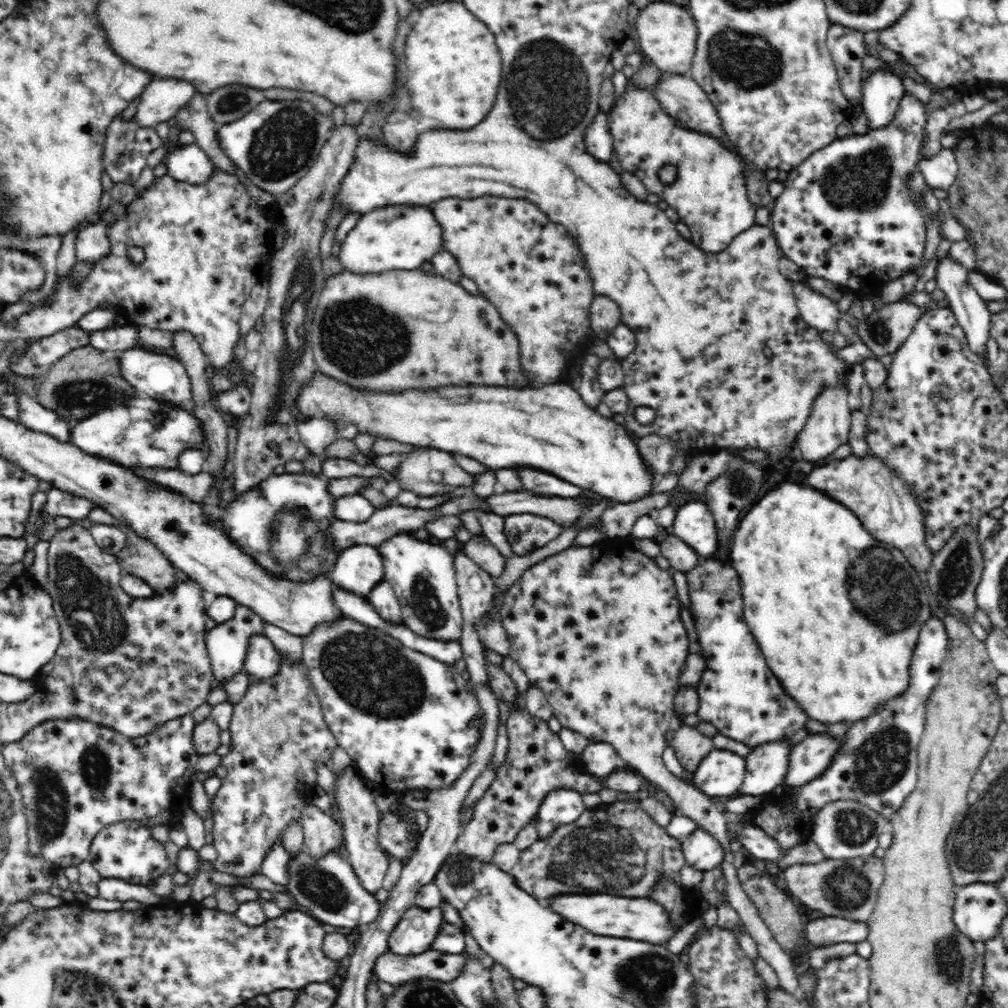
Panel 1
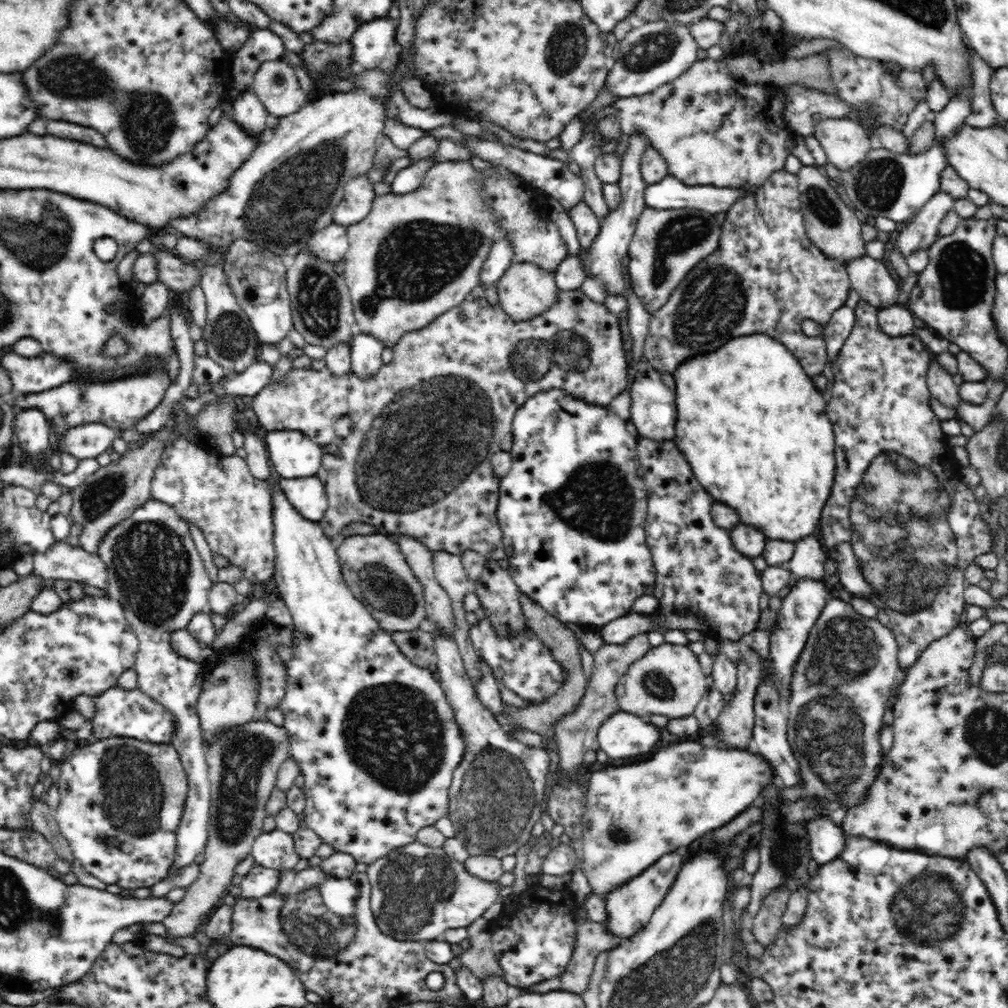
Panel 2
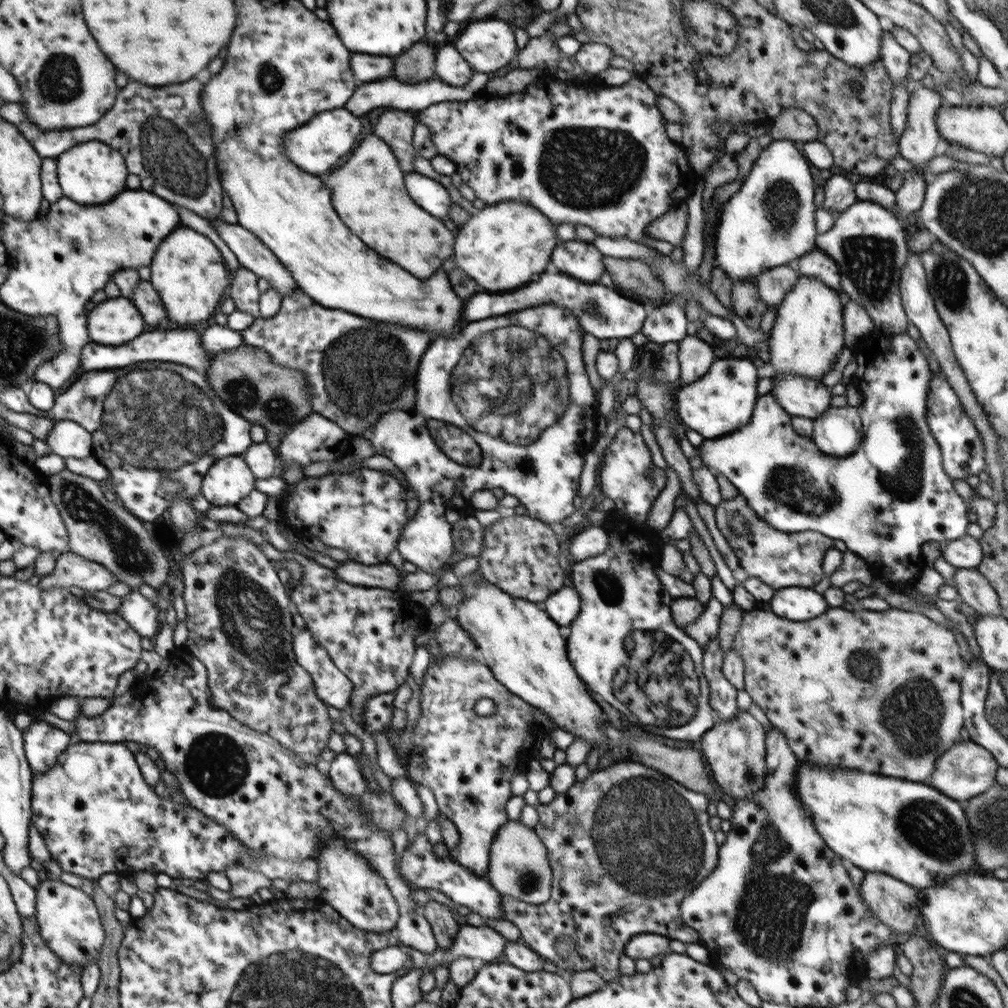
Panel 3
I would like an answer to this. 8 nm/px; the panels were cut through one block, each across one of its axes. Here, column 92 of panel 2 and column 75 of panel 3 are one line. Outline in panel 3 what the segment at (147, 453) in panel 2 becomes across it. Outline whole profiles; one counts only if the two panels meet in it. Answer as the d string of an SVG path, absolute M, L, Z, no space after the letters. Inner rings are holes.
M64 469L50 475L53 501L58 506L69 532L72 552L104 565L113 572L119 582L124 582L133 590L147 583L152 588L160 588L168 580L168 560L164 552L148 538L148 530L138 517L130 516L120 503L110 502L98 490L98 481L90 480Z

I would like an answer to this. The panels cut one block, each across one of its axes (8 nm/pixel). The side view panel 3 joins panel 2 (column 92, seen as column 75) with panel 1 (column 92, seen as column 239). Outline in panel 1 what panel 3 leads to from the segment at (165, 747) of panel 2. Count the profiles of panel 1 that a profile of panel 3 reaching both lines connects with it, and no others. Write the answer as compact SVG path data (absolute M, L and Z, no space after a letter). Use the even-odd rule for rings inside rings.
M135 820L116 821L100 830L92 839L87 860L102 878L118 878L144 886L164 875L169 866L164 843L154 839L147 826Z

